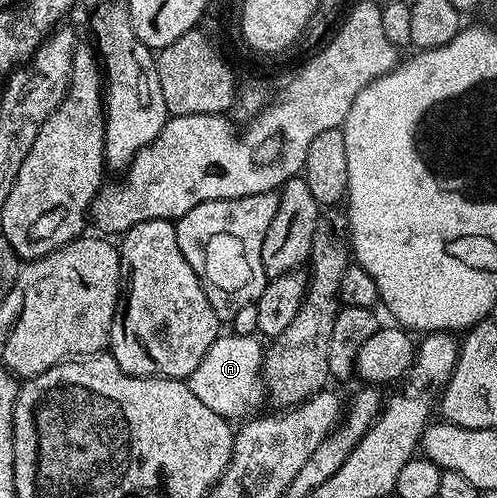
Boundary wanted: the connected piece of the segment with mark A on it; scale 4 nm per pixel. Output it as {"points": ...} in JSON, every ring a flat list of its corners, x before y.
{"points":[[222,333,215,344,207,348,207,356,199,360,199,366,189,374,191,392,195,392,211,412,219,412,230,420,245,420,261,401,266,401,267,387,261,377,263,346,257,340,247,334]]}

